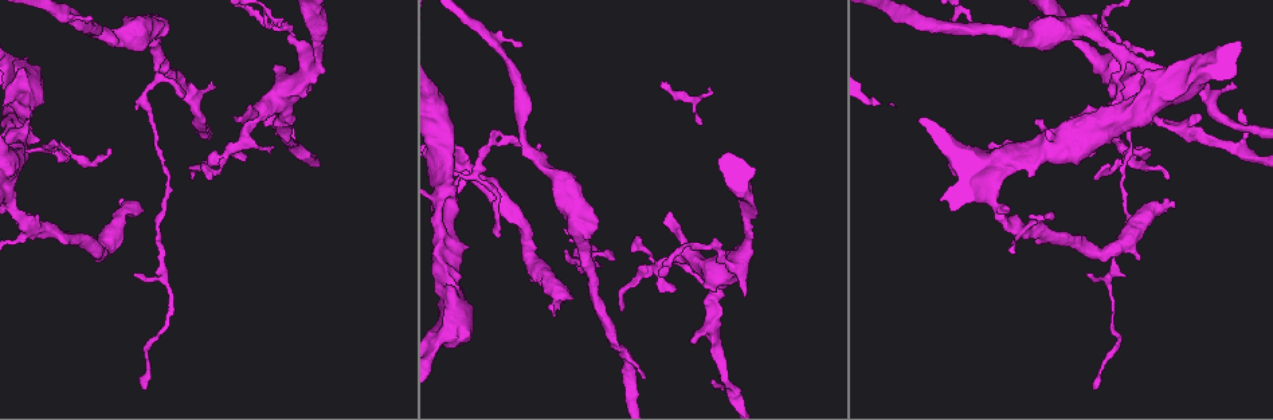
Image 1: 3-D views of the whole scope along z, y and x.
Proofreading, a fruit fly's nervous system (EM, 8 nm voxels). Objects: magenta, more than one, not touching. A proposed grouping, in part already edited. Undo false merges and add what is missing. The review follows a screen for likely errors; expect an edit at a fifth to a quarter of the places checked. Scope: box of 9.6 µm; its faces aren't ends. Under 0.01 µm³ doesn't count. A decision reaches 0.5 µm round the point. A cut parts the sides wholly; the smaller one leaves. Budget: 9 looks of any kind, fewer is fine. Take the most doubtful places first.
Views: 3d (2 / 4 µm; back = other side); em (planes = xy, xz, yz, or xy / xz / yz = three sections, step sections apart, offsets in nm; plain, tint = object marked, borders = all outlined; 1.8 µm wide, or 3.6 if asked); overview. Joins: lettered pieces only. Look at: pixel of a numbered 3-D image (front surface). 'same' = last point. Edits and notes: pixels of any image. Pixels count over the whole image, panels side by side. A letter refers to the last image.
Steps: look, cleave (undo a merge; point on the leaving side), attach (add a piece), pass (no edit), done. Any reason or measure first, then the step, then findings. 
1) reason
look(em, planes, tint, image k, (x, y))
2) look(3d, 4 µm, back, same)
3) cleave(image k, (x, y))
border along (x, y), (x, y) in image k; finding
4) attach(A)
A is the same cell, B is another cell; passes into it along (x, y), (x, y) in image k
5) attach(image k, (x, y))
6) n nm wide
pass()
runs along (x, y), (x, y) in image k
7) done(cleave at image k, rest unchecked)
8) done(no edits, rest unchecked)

sharp bend
look(3d, 4 µm, image 1, (656, 268))

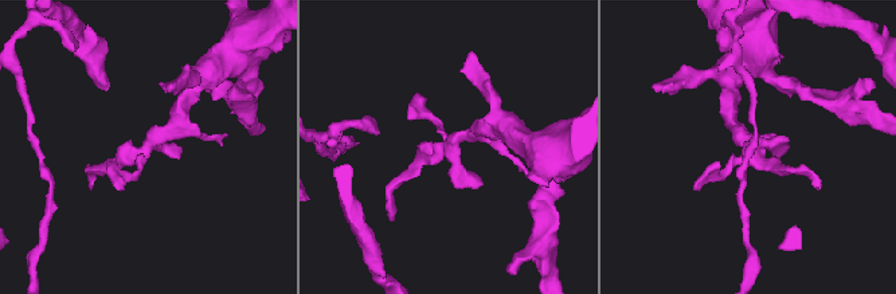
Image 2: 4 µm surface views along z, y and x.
look(em, yz, step 4, borders, image 2, (449, 149))

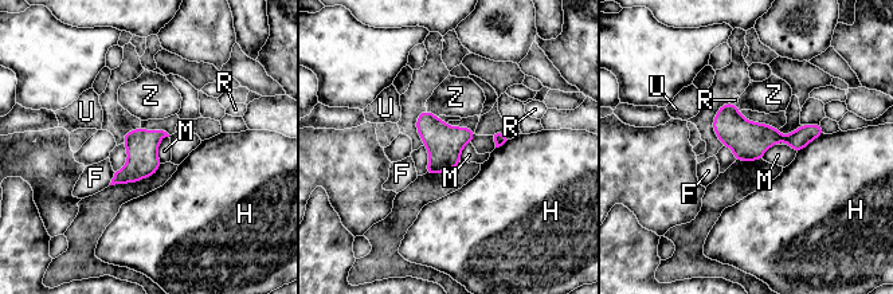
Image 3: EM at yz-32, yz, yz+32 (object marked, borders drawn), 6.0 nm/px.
look(em, planes, borders, same)

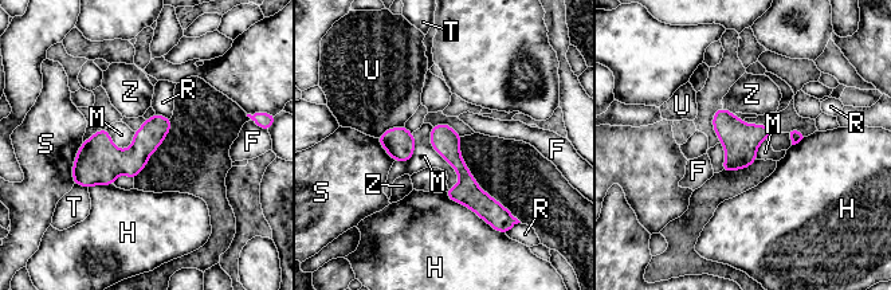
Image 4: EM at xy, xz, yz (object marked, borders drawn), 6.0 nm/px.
pass()
F, H, M, R, S, T, U and Z are other cells; border along (431, 126), (455, 187) in image 4; continuous, no second neuron

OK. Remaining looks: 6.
arms part here
look(em, 3.6 µm, xy, step 16, tint, image 1, (734, 262))

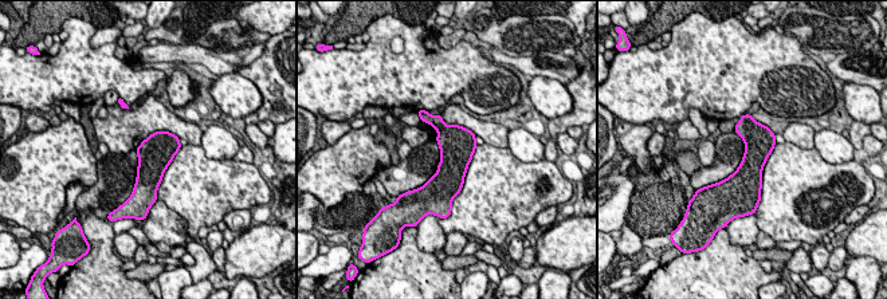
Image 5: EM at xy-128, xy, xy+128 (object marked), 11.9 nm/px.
look(em, 3.6 µm, planes, borders, same)

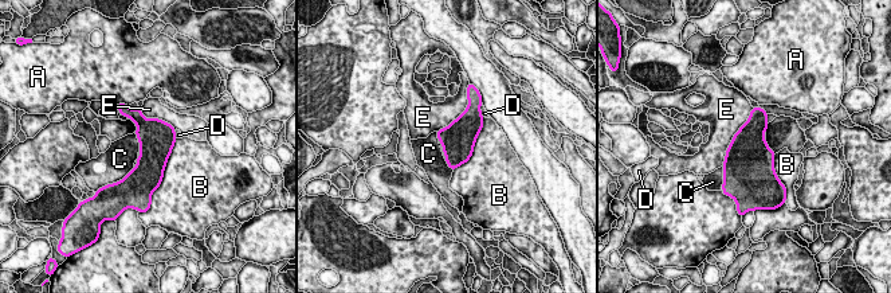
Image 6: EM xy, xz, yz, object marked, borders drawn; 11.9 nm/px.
420 nm wide
pass()
A, B, C, D and E are other cells; border along (134, 133), (140, 151) in image 6; all the same neuron

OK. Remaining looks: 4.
two arms in line, one across
look(em, xy, step 16, tint, image 1, (468, 171))

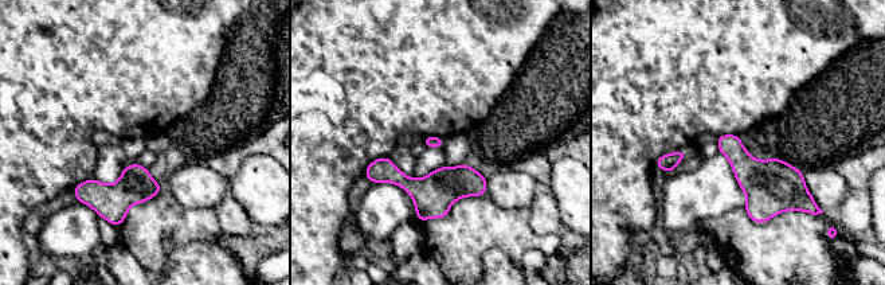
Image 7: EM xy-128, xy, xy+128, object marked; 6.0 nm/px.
another direction
look(em, planes, borders, same)

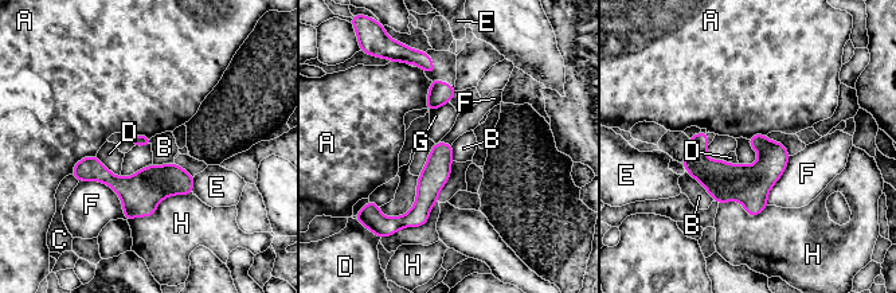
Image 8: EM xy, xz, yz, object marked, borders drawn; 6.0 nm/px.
80 nm wide
pass()
A, B, C, D, E, F, G and H are other cells; continuous, no second neuron

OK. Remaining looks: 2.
look(em, yz, step 8, borders, image 1, (710, 384))

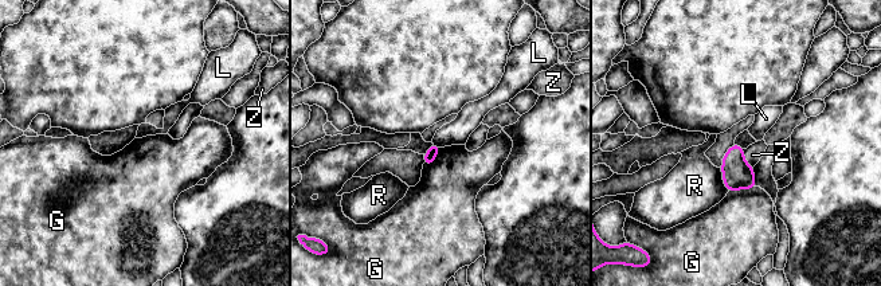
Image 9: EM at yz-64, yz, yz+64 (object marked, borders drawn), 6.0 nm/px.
pass()
G, L, R and Z are other cells; border along (433, 141), (442, 147) in image 9; none of them fits

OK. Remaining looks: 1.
done(no edits, rest unchecked)

